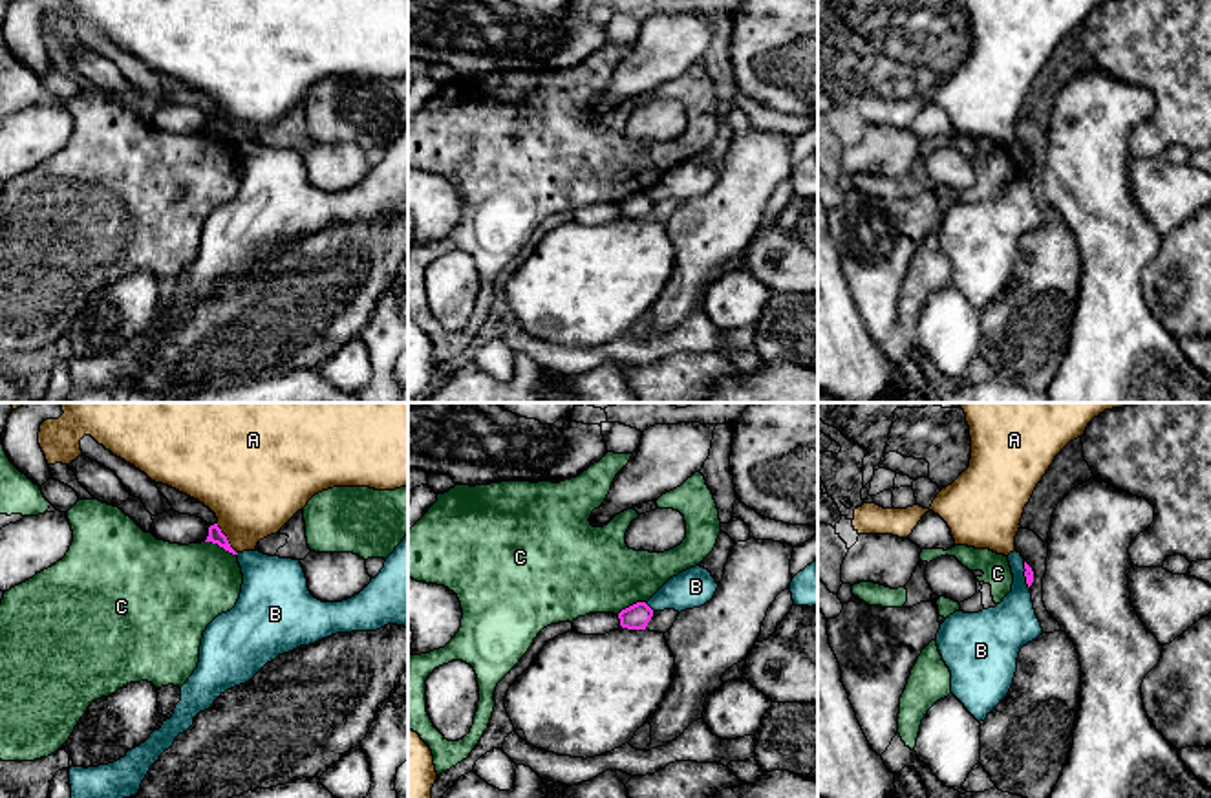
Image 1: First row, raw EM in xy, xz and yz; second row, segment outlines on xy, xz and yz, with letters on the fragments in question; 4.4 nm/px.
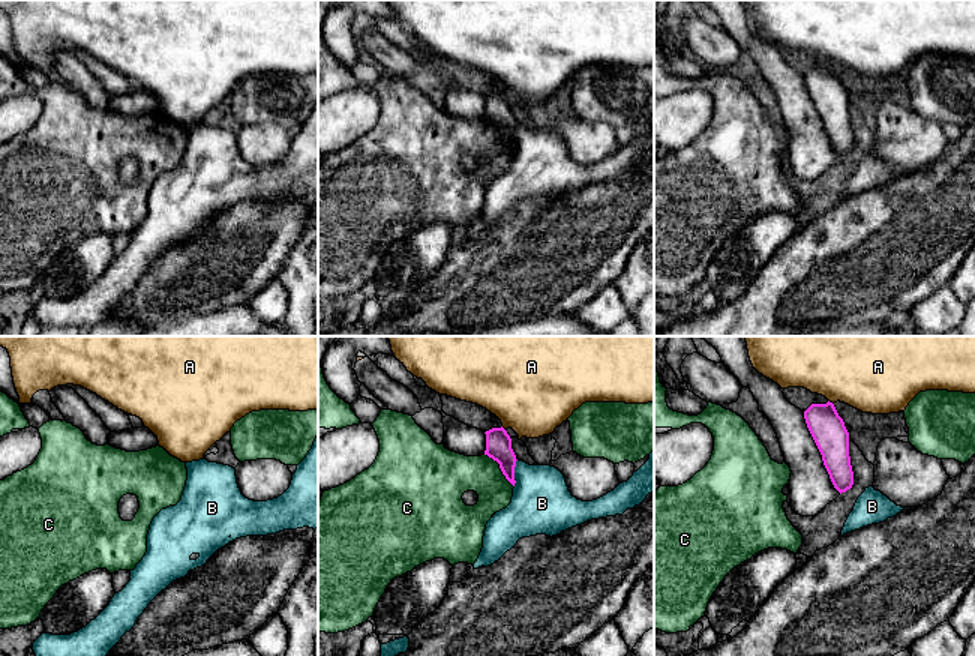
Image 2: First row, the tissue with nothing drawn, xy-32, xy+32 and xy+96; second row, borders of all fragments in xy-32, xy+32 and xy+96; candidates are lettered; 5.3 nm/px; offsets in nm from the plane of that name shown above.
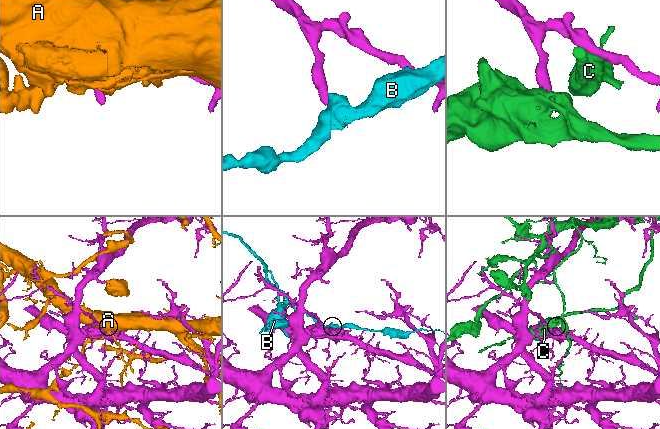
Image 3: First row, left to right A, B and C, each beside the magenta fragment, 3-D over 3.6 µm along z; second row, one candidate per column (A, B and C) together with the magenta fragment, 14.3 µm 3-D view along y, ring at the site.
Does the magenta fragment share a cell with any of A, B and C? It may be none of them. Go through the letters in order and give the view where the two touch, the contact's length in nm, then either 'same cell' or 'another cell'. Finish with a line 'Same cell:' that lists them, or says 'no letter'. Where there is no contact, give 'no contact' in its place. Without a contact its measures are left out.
A: xy | 160 nm | another cell
B: xz | 60 nm | another cell
C: xy | 150 nm | another cell
Same cell: no letter

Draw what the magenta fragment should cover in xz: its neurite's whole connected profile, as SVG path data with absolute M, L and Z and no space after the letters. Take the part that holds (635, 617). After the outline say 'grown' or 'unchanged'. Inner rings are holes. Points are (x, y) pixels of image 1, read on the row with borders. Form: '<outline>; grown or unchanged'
M637 602L618 613L620 626L627 630L646 630L653 609L646 602Z; unchanged

